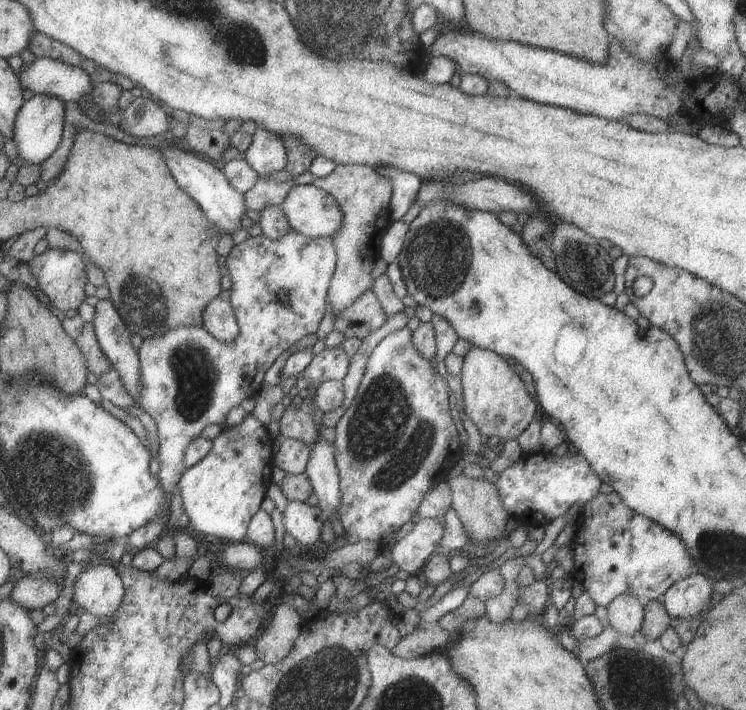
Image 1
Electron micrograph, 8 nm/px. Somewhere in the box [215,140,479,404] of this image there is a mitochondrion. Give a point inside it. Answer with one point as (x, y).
(438, 260)

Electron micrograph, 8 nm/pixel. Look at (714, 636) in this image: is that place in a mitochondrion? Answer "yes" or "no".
no

